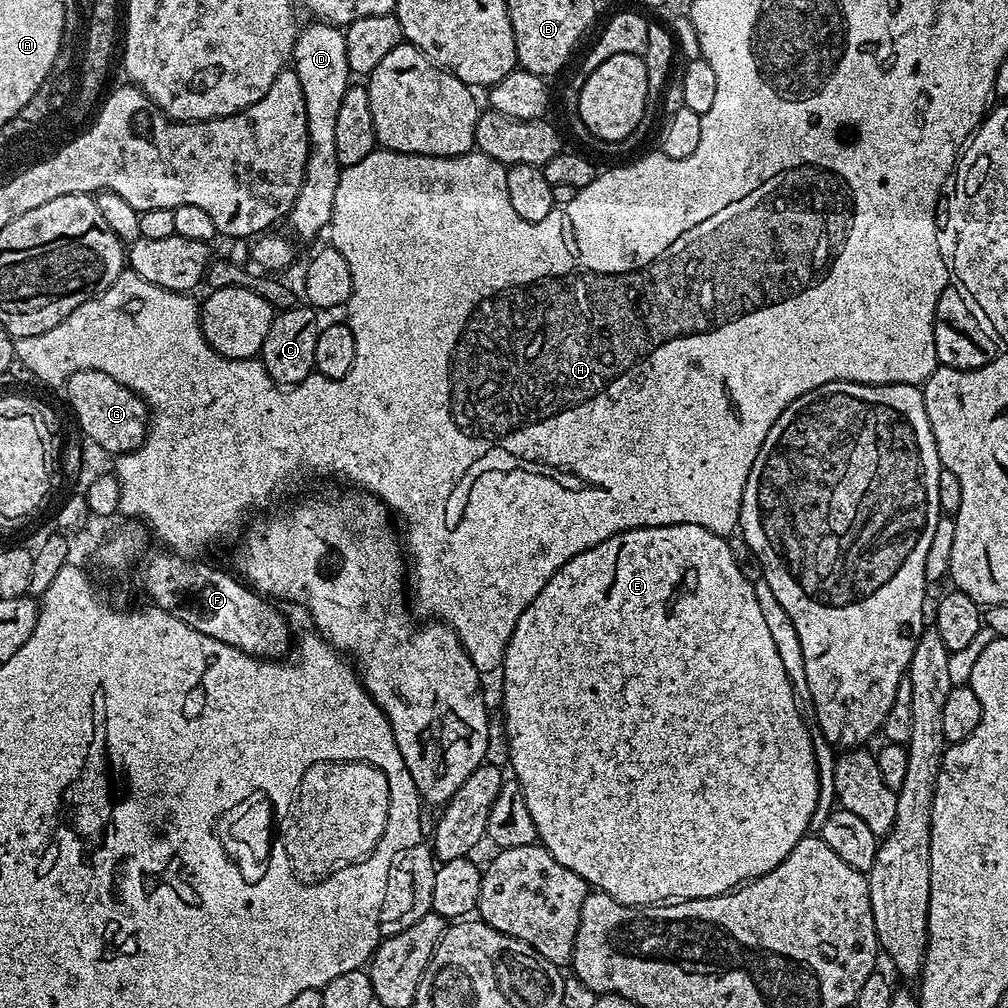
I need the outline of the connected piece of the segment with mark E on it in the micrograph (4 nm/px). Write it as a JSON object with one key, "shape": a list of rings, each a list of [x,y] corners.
{"shape":[[[667,524],[657,528],[631,528],[625,532],[614,534],[606,538],[598,546],[570,558],[566,566],[562,566],[538,590],[538,598],[522,610],[518,622],[514,626],[514,634],[510,634],[510,642],[506,646],[506,654],[502,665],[504,672],[504,722],[505,734],[508,741],[508,764],[512,768],[511,775],[519,784],[522,794],[526,798],[526,806],[530,810],[530,818],[534,818],[534,826],[539,843],[562,866],[574,870],[593,889],[605,892],[610,898],[629,906],[651,906],[665,902],[678,900],[701,900],[702,898],[714,898],[724,892],[746,884],[750,880],[757,880],[759,876],[770,874],[774,866],[778,866],[798,846],[802,837],[809,835],[812,828],[812,819],[816,803],[820,797],[820,771],[816,765],[817,745],[812,745],[812,736],[804,725],[802,709],[797,706],[794,698],[794,690],[790,686],[790,678],[786,674],[784,659],[778,654],[778,646],[774,637],[770,634],[770,626],[762,618],[761,608],[755,598],[755,586],[751,579],[744,577],[742,569],[736,565],[736,556],[732,553],[729,541],[725,537],[714,534],[697,524]]]}

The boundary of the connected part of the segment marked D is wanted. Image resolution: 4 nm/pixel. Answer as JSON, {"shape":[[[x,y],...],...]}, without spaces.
{"shape":[[[327,22],[312,23],[316,24],[309,28],[301,27],[297,31],[291,58],[298,74],[298,82],[302,82],[302,94],[306,102],[308,161],[304,171],[304,184],[298,190],[298,198],[286,220],[287,223],[292,223],[293,230],[304,240],[314,239],[332,222],[334,194],[338,190],[338,178],[342,171],[338,154],[334,150],[334,133],[342,98],[354,76],[346,62],[344,28]]]}

